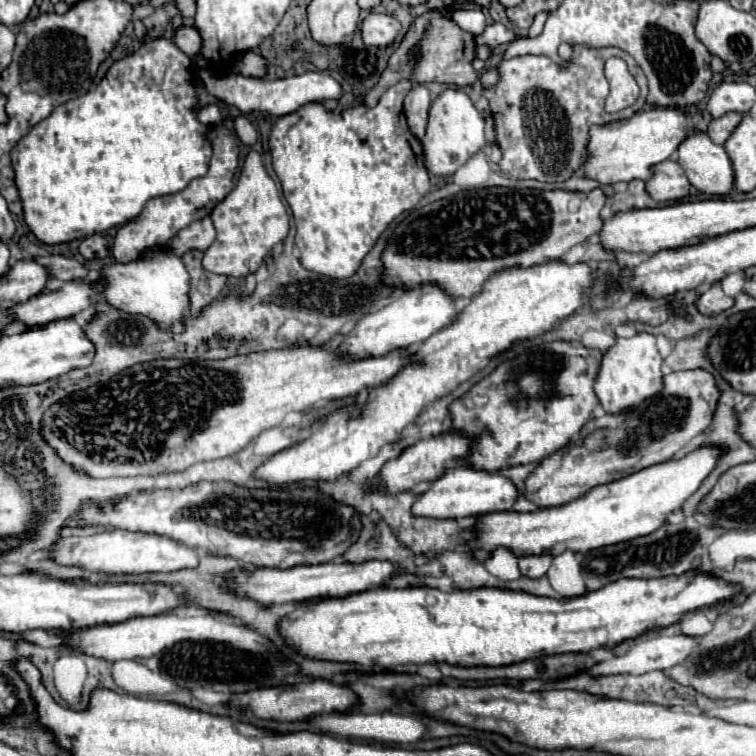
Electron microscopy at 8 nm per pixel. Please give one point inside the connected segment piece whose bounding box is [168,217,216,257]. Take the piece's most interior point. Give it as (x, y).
(201, 234)

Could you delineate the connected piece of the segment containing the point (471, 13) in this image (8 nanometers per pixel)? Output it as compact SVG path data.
M458 9L454 19L464 31L470 31L472 35L480 35L486 29L486 15L480 9Z

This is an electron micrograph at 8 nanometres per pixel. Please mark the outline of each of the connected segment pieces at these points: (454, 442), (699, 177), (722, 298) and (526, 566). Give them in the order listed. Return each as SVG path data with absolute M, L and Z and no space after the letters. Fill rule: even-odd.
M442 433L438 437L422 439L422 441L416 441L414 445L410 445L410 447L406 447L396 459L388 459L382 465L382 469L378 473L378 479L382 481L386 493L410 491L420 481L434 481L434 479L438 479L448 465L454 465L456 461L464 459L468 455L468 451L470 451L470 439L460 437L460 435Z
M702 131L686 135L676 151L678 165L686 171L688 181L702 193L726 195L734 187L730 157L722 145L710 141Z
M714 283L714 285L712 285L708 291L704 291L704 293L700 295L700 299L696 301L696 307L698 307L698 311L702 311L702 315L718 315L718 313L730 309L732 305L734 305L734 299L728 297L728 295L722 291L720 283Z
M524 555L518 559L520 573L530 579L538 579L546 575L550 563L552 563L552 555Z

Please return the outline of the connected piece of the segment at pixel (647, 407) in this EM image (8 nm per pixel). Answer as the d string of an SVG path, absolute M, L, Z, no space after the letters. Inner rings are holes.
M702 369L664 375L662 383L664 383L662 391L654 397L648 397L640 405L636 405L628 411L622 411L622 413L614 413L614 415L606 413L602 417L590 419L584 425L580 439L570 441L566 447L544 457L534 467L534 471L524 479L524 497L528 501L536 503L538 507L556 507L556 505L564 505L564 503L570 503L570 501L582 497L586 491L590 491L596 485L612 483L612 481L618 481L632 473L638 473L646 467L670 461L690 439L694 439L698 433L702 433L710 425L720 391L714 383L714 377Z

